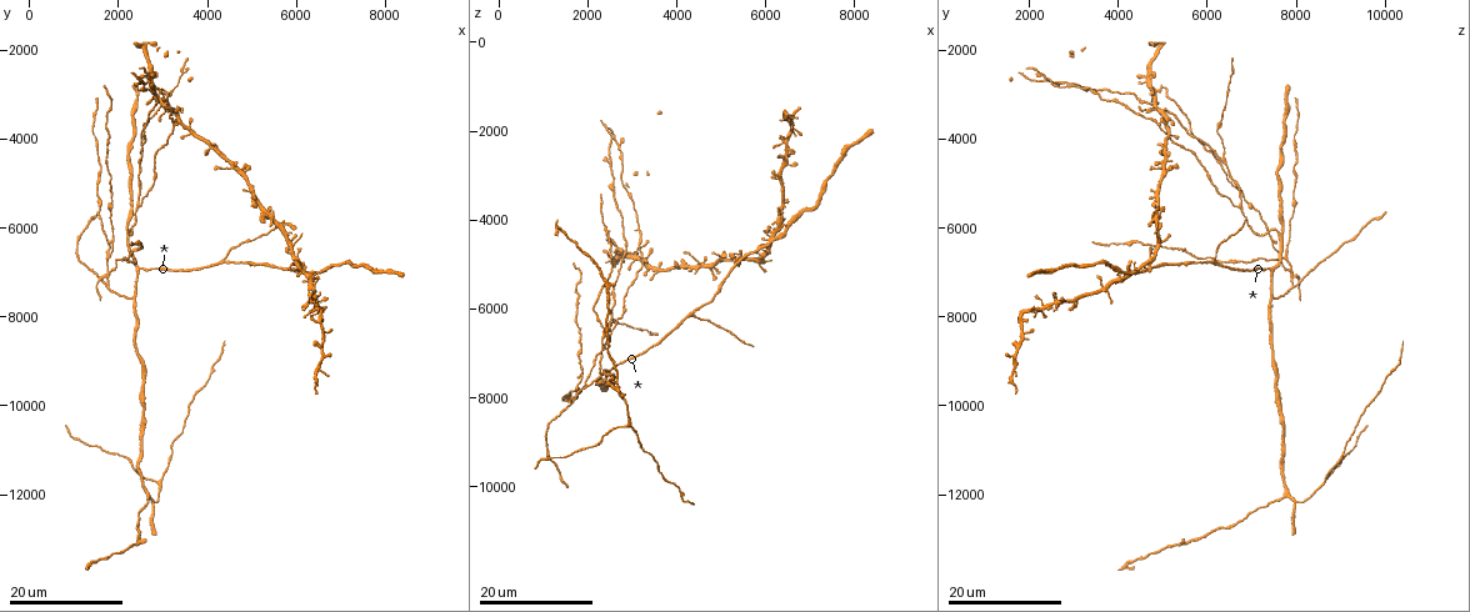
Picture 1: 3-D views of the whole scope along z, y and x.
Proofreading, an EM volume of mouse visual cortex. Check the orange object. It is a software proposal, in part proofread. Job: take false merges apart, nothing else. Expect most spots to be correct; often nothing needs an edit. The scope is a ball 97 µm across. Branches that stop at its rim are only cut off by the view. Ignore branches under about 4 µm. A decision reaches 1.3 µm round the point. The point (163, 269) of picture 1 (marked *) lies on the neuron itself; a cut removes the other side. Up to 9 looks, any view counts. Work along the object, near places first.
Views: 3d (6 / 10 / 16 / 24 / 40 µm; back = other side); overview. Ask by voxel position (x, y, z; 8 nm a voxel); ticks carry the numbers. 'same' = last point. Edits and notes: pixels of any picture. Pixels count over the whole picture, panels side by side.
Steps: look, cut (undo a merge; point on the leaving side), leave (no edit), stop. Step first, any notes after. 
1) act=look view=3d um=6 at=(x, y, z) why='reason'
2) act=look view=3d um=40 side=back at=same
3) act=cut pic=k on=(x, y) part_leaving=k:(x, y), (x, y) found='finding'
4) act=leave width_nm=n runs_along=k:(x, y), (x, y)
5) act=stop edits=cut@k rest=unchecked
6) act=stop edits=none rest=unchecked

act=look view=3d um=24 at=(2400, 5550, 6700) why='side arm on a straight run'

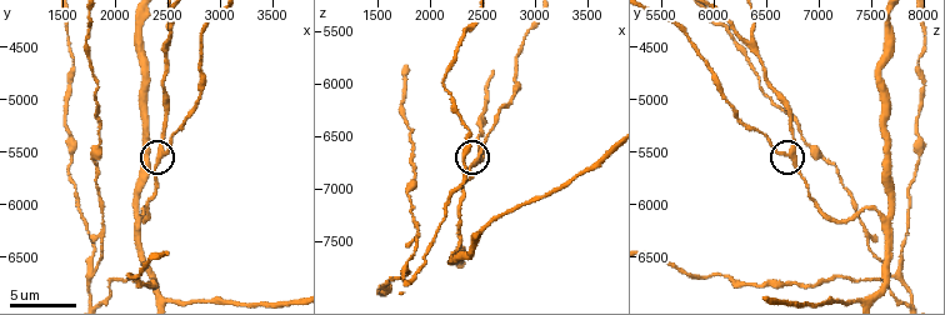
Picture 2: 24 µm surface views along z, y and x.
act=look view=3d um=6 at=(2460, 5520, 6700)

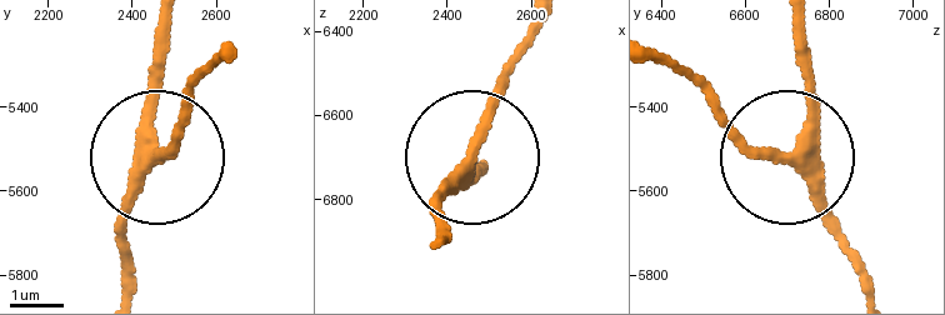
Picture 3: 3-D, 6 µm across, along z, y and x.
act=leave width_nm=230 runs_along=3:(874, 288), (798, 154), (806, 33) found='one neuron here'

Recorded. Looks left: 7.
act=look view=3d um=16 at=(2350, 7600, 7400) why='arms part here'

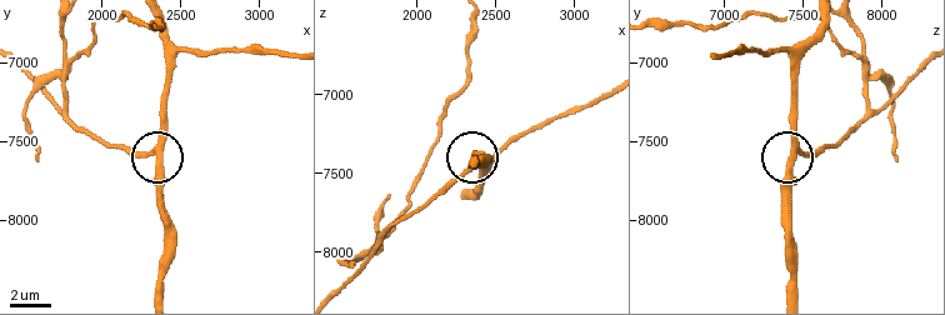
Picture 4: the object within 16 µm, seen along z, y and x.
act=look view=3d um=6 at=(2320, 7560, 7480)

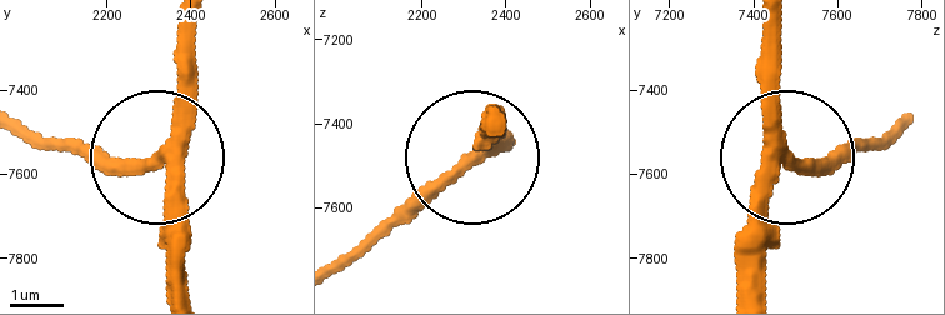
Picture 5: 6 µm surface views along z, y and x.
act=leave runs_along=5:(761, 23), (761, 116), (784, 153), (891, 144) found='all the same neuron'

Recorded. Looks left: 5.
act=look view=3d um=16 at=(4350, 6800, 6150) why='three-way junction'

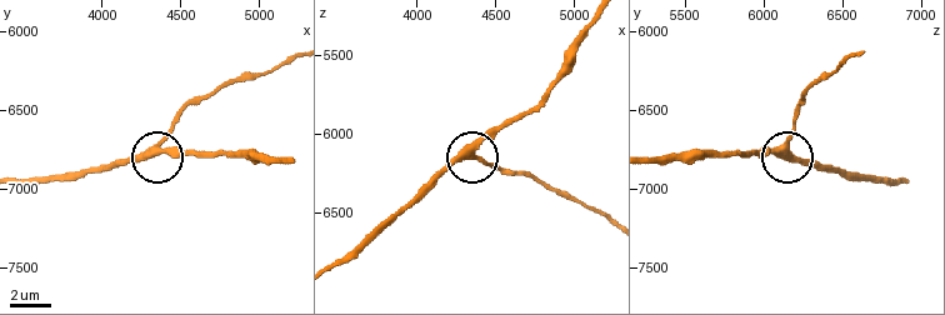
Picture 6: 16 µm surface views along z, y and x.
act=look view=3d um=10 at=(4340, 6740, 6100) why='closer look'

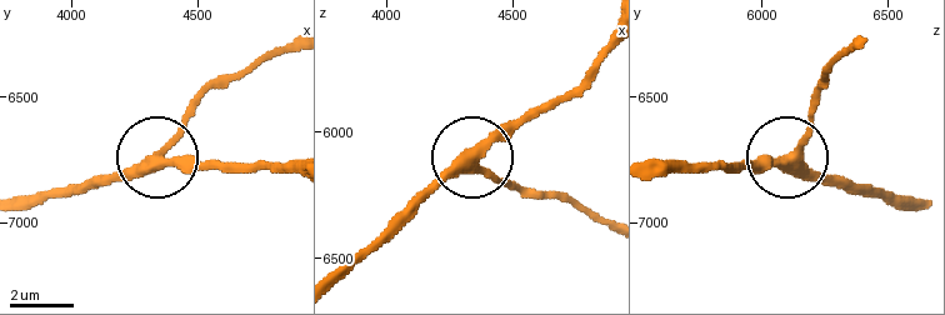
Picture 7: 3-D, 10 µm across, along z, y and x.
act=leave runs_along=7:(918, 203), (845, 189), (796, 163), (818, 100) found='all the same neuron'

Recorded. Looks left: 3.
act=look view=3d um=10 at=(2480, 4460, 6360) why='side arm on a straight run'

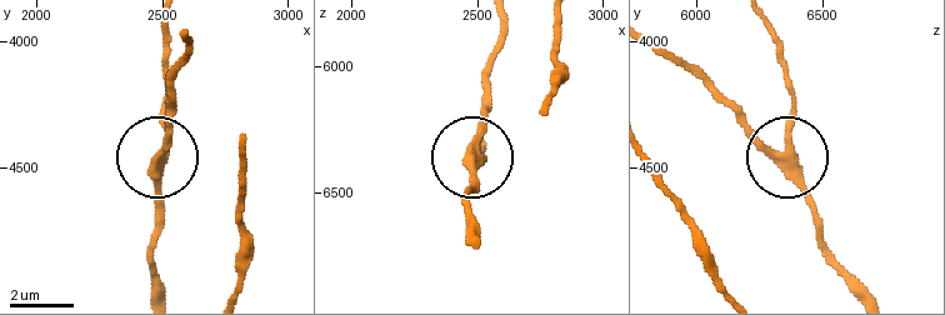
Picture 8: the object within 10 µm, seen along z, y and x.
act=look view=3d um=10 side=back at=(2490, 4440, 6350)

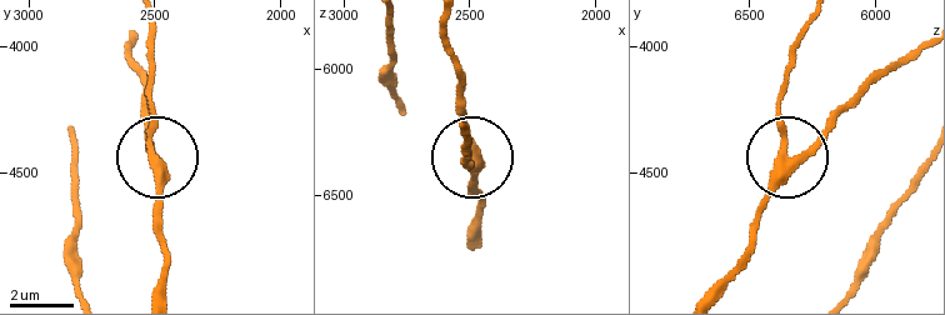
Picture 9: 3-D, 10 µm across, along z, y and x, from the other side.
act=leave side_arm_um=23 runs_along=9:(160, 290), (168, 258), (151, 66) found='continuous, no second neuron'

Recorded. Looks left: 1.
act=stop edits=none rest=unchecked

